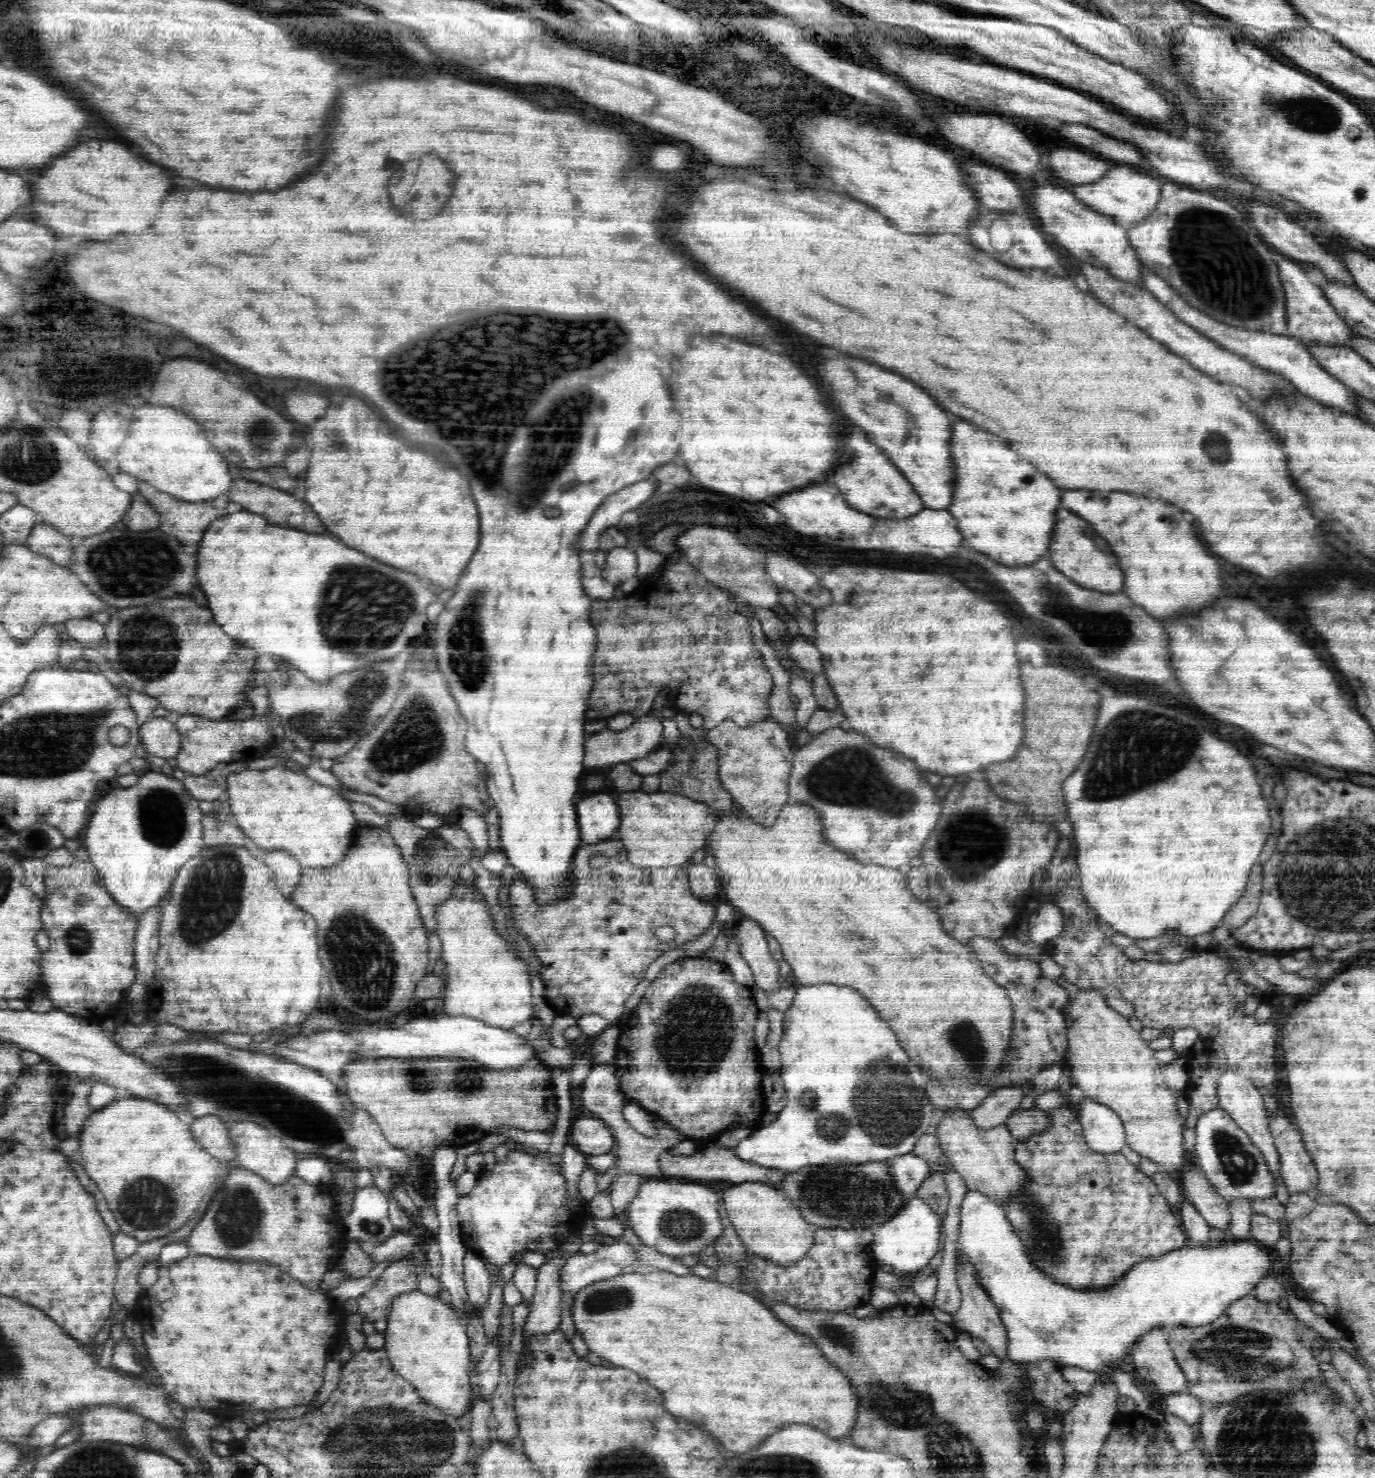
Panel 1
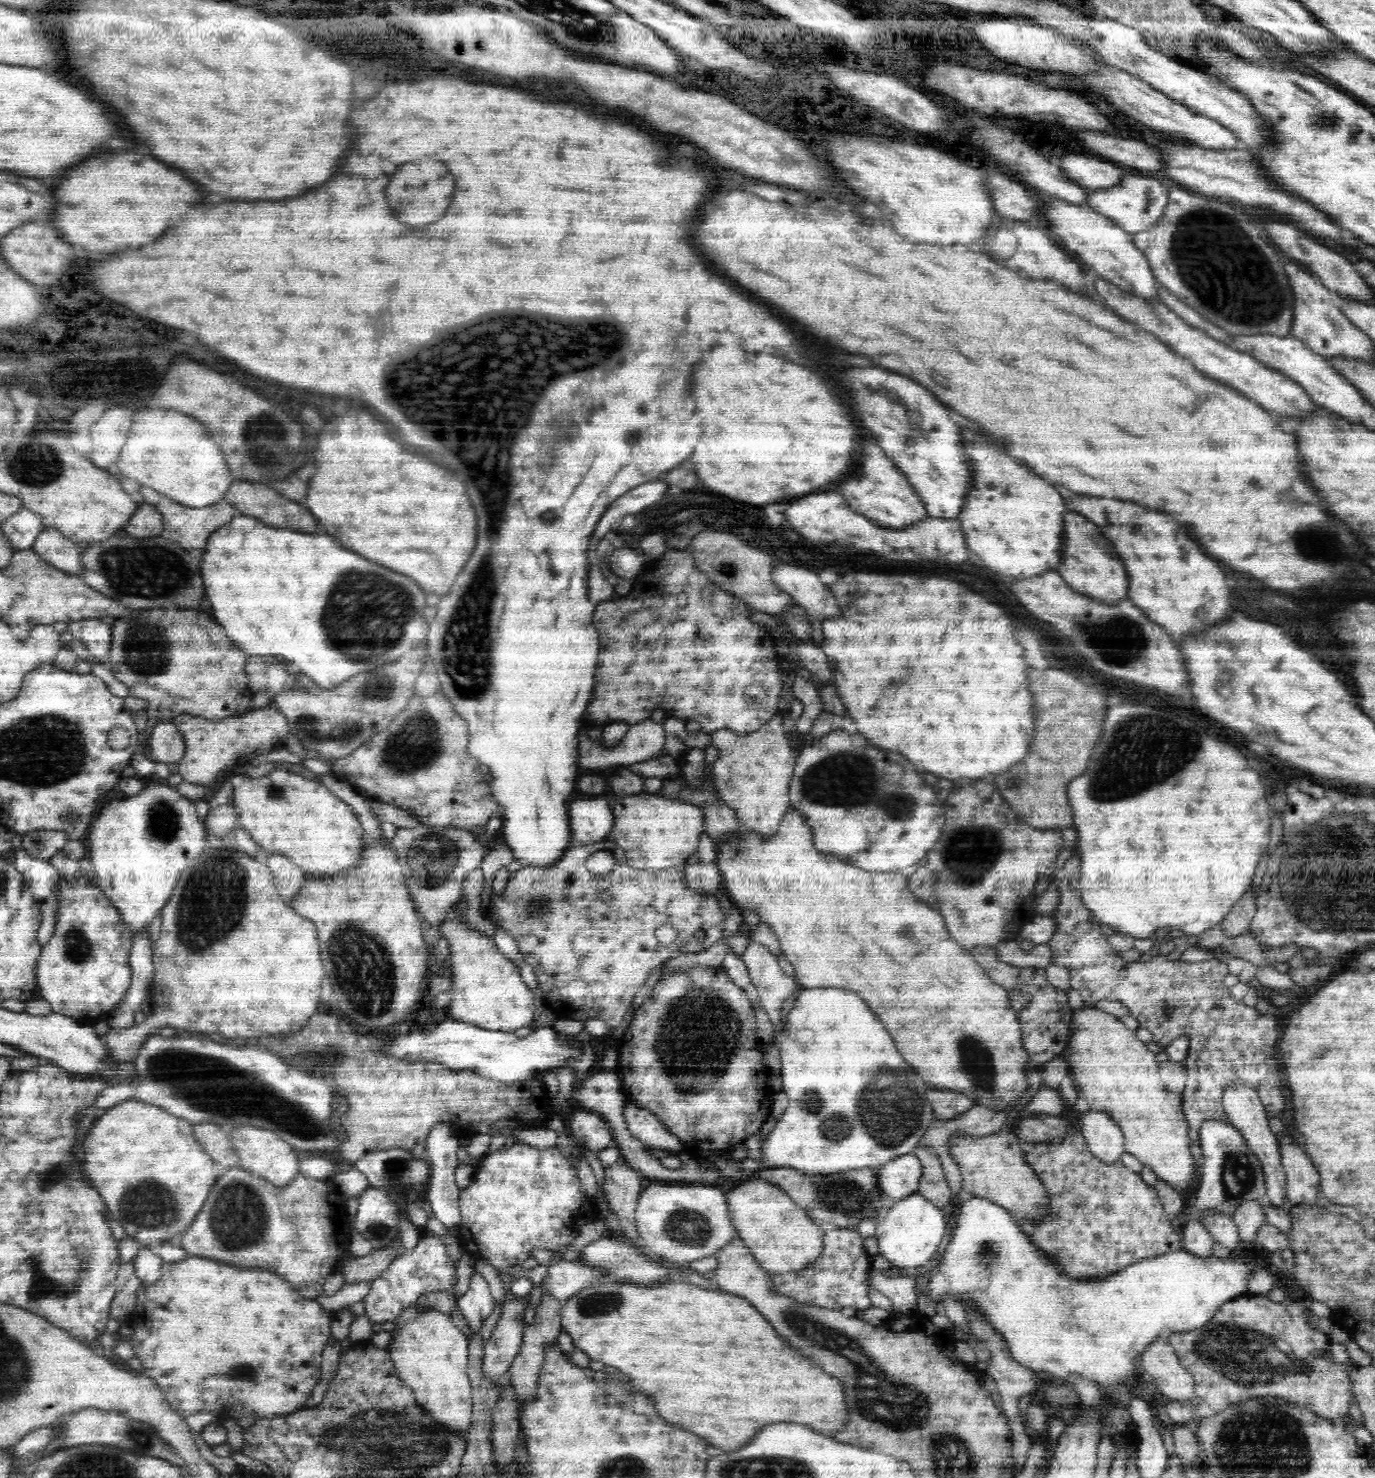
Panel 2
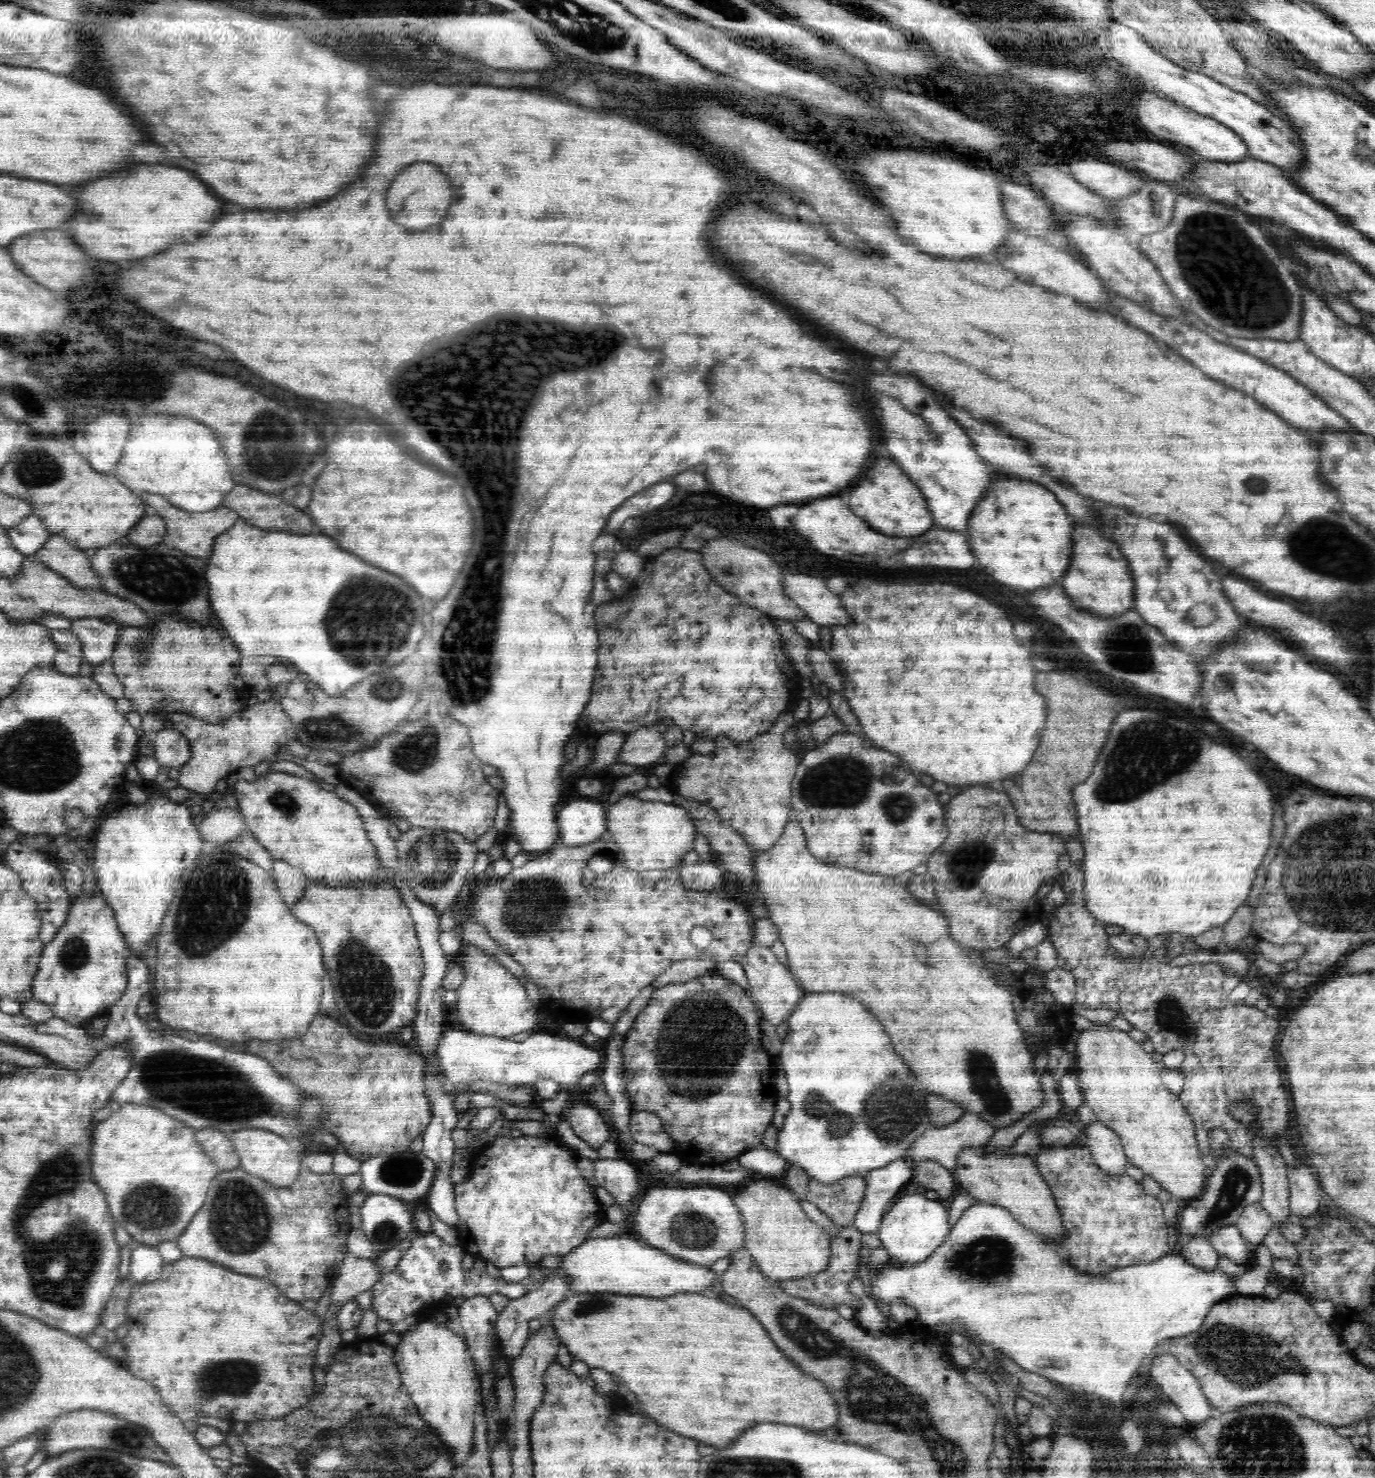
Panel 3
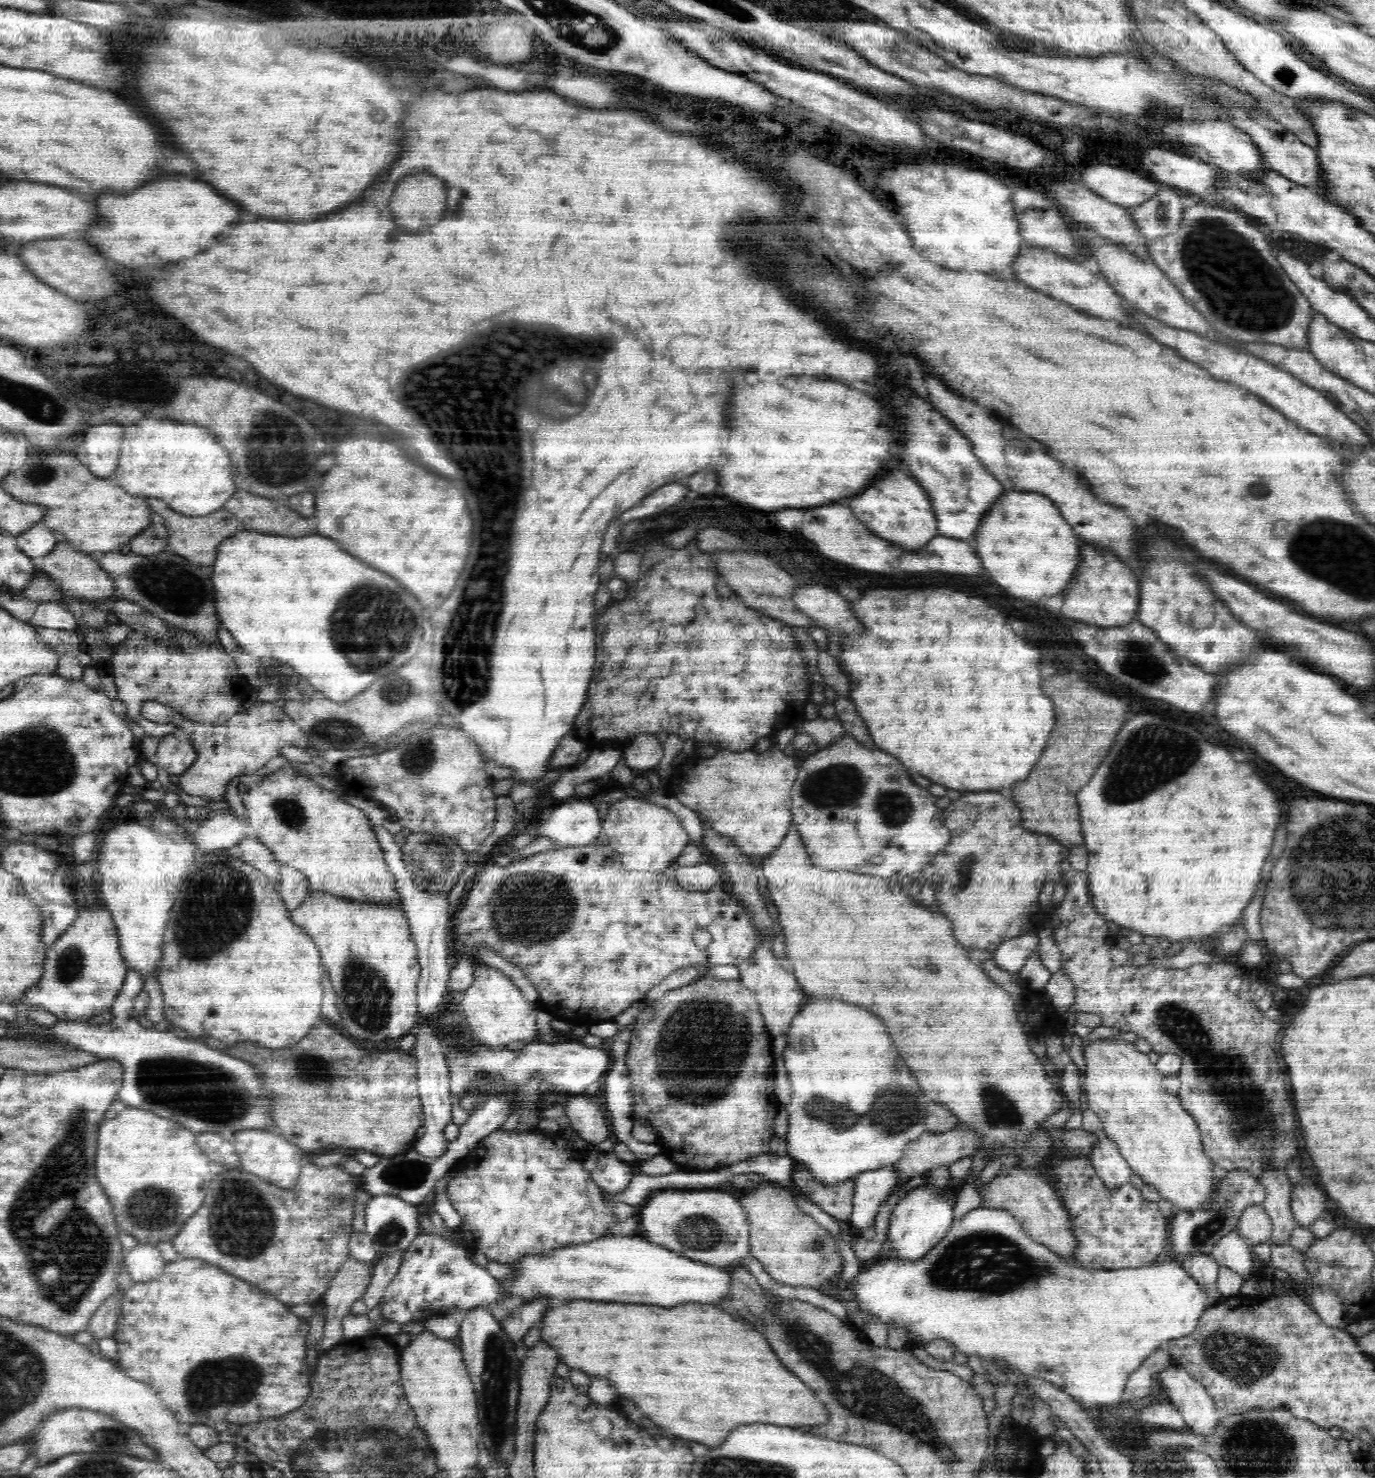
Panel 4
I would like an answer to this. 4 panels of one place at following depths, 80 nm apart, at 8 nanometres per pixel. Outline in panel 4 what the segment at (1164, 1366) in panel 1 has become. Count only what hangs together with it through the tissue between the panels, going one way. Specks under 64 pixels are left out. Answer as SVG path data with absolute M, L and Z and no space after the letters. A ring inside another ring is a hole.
M1175 1363L1170 1364L1166 1371L1156 1374L1155 1380L1159 1383L1160 1387L1163 1386L1166 1389L1168 1400L1184 1417L1186 1428L1192 1433L1204 1436L1214 1435L1217 1432L1222 1414L1216 1407L1214 1400L1210 1397L1209 1392L1206 1391L1206 1388L1201 1383L1190 1377L1190 1374L1184 1370L1178 1369Z

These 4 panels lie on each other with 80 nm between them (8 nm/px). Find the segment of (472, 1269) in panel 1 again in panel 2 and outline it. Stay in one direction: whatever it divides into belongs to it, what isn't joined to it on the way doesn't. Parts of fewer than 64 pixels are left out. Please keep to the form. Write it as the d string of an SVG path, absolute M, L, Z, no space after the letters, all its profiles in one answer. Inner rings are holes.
M475 1269L468 1290L464 1296L457 1298L457 1305L471 1334L480 1332L486 1318L494 1312L494 1299L488 1283Z

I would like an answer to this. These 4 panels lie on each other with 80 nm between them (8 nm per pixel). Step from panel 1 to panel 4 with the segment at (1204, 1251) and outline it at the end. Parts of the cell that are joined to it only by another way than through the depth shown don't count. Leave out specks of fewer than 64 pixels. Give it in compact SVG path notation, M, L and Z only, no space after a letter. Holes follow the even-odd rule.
M982 1206L972 1209L959 1220L956 1219L946 1236L921 1259L902 1259L892 1254L884 1258L876 1258L863 1265L851 1287L855 1294L852 1302L858 1304L858 1310L864 1319L866 1316L875 1316L888 1329L894 1324L902 1326L914 1344L925 1345L934 1342L934 1340L948 1340L950 1344L954 1344L956 1350L960 1350L966 1357L977 1356L981 1360L990 1360L990 1358L1006 1360L1008 1364L1011 1364L1011 1373L1021 1373L1054 1384L1066 1392L1068 1397L1072 1397L1074 1401L1080 1403L1086 1411L1099 1405L1114 1406L1120 1404L1130 1374L1138 1370L1144 1360L1163 1343L1194 1332L1201 1314L1205 1311L1207 1301L1206 1293L1197 1282L1194 1282L1191 1276L1188 1276L1178 1259L1164 1262L1158 1260L1142 1268L1120 1268L1120 1270L1094 1271L1080 1266L1069 1266L1047 1246L1034 1242L1024 1232L1019 1220L1013 1214L1007 1210Z

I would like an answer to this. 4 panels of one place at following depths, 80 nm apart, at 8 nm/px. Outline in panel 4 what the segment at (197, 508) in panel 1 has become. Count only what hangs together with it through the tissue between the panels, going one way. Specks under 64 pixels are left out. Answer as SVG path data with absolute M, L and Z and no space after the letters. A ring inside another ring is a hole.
M146 497L145 501L151 508L154 517L162 522L167 530L168 553L182 556L190 560L192 564L201 567L211 567L218 555L222 540L234 536L236 532L242 529L240 521L228 510L222 508L206 516L186 516L172 510L163 500L158 498Z

